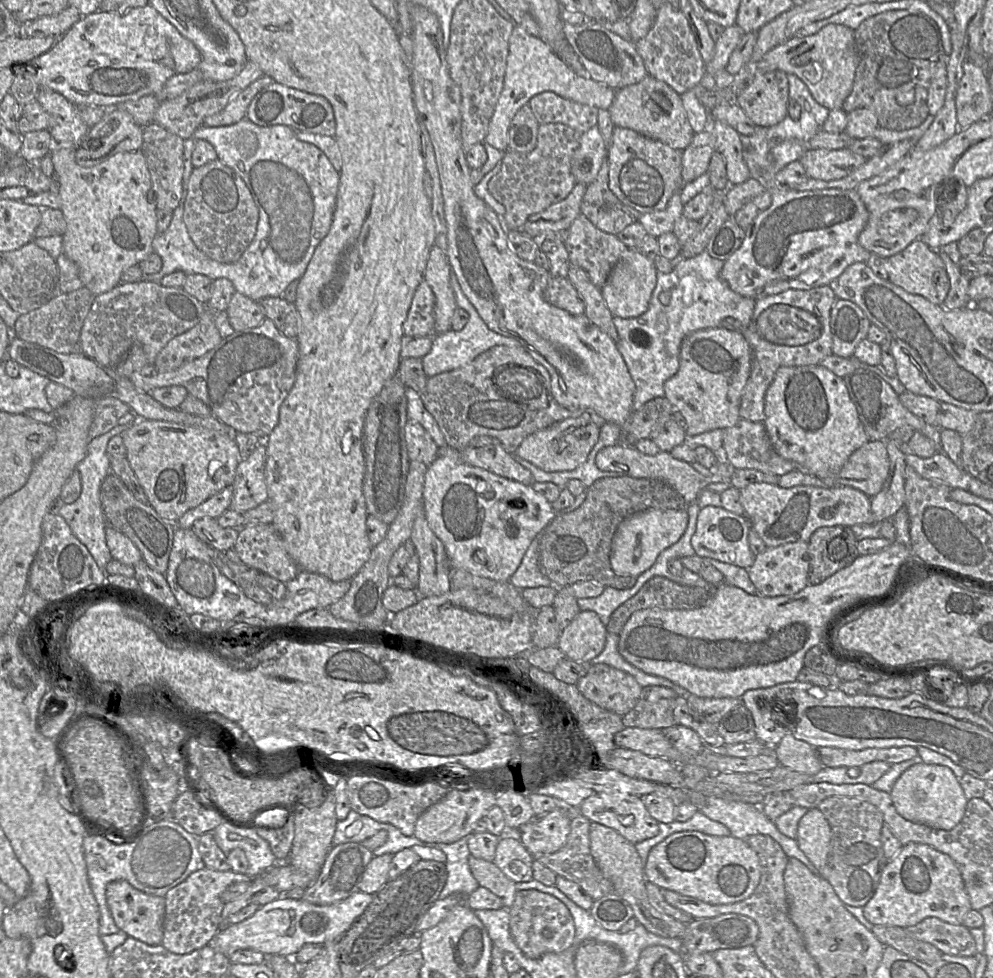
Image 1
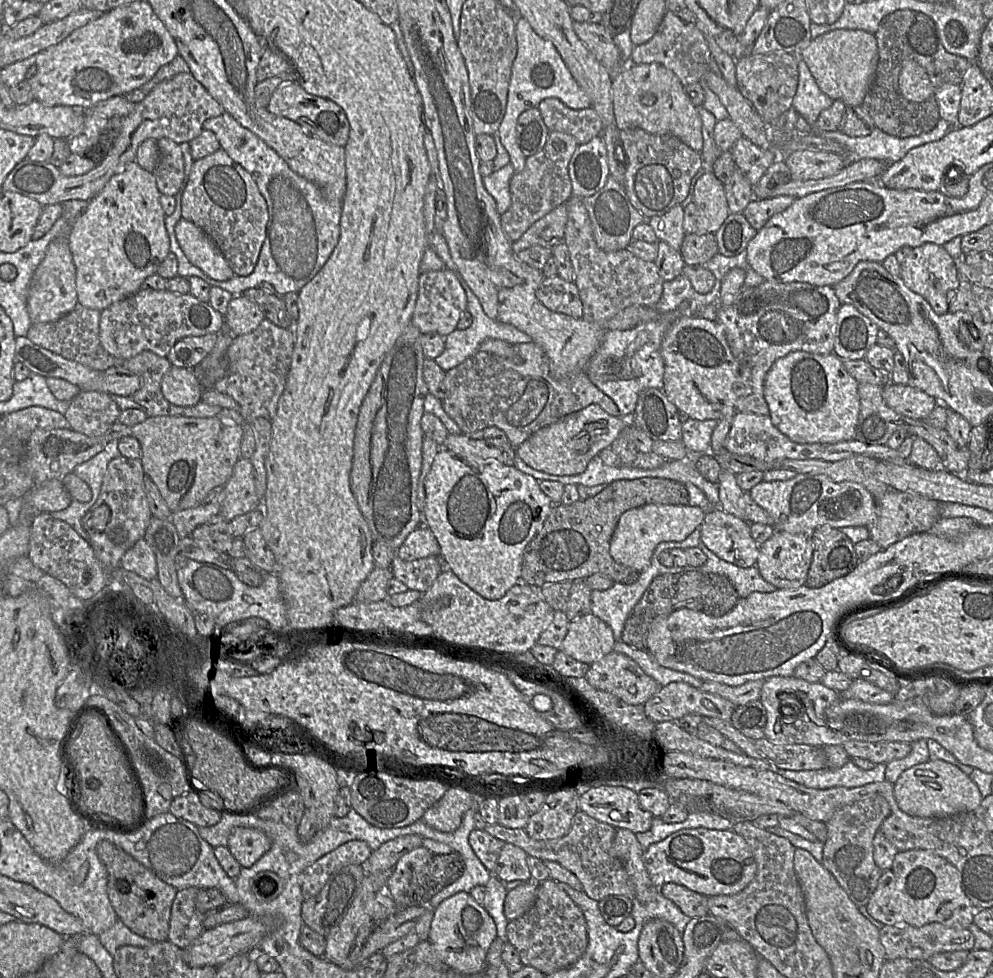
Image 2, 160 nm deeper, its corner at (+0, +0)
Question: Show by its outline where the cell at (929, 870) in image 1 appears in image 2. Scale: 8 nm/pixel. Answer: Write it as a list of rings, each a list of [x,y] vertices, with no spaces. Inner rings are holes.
[[[926,850],[898,852],[892,866],[882,872],[866,907],[884,925],[921,927],[940,923],[953,929],[968,929],[975,915],[962,889],[958,870],[946,859]]]

